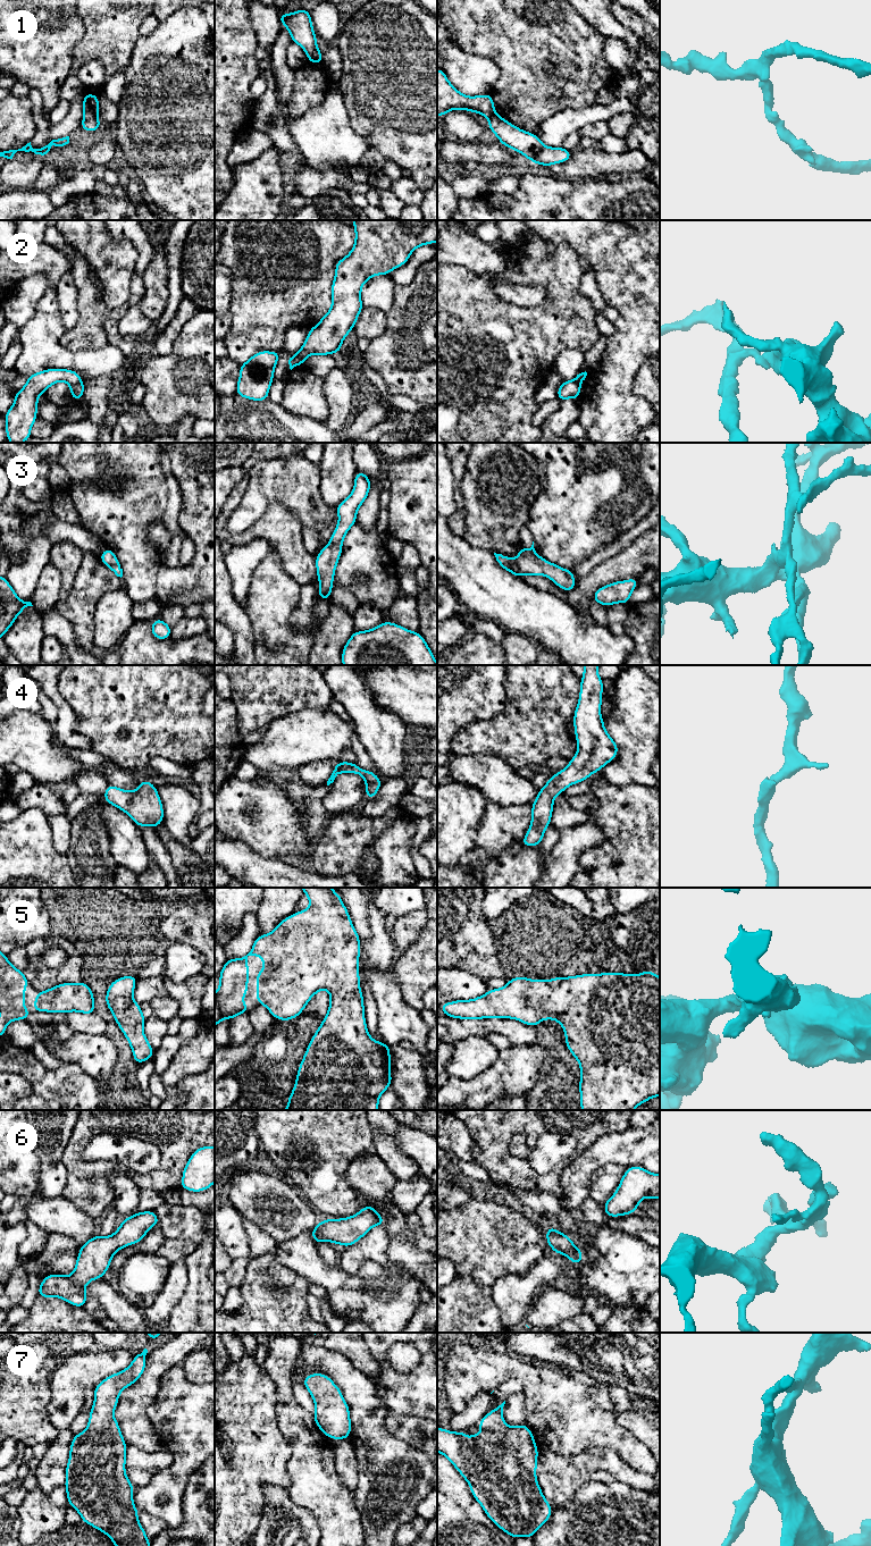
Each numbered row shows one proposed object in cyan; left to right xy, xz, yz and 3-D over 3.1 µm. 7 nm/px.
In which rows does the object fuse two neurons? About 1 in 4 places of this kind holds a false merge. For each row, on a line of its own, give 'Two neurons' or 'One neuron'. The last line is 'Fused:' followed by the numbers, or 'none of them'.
1: Two neurons
2: Two neurons
3: One neuron
4: One neuron
5: One neuron
6: One neuron
7: One neuron
Fused: 1, 2

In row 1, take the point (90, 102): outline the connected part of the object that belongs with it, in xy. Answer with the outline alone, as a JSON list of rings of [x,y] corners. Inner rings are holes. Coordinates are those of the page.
[[[86,93],[82,103],[84,108],[83,121],[99,117],[99,98],[97,94]]]

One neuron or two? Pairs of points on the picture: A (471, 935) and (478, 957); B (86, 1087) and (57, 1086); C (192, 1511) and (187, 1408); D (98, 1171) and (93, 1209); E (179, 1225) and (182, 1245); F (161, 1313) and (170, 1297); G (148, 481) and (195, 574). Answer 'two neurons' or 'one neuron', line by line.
A: one neuron
B: one neuron
C: two neurons
D: one neuron
E: two neurons
F: one neuron
G: two neurons

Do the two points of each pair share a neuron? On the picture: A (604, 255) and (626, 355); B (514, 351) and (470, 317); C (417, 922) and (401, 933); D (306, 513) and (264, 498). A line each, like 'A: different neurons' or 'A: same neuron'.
A: same neuron
B: same neuron
C: same neuron
D: same neuron

